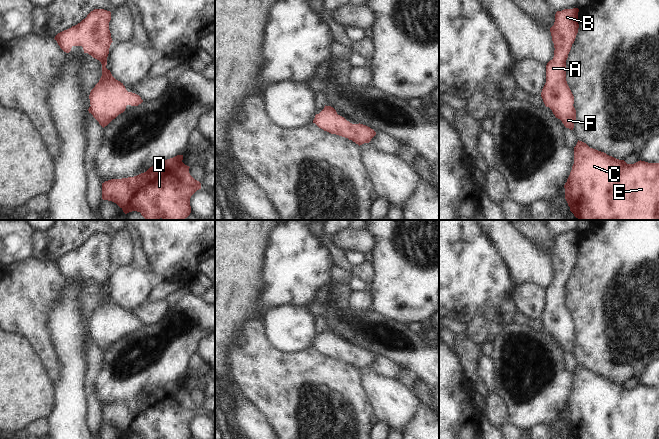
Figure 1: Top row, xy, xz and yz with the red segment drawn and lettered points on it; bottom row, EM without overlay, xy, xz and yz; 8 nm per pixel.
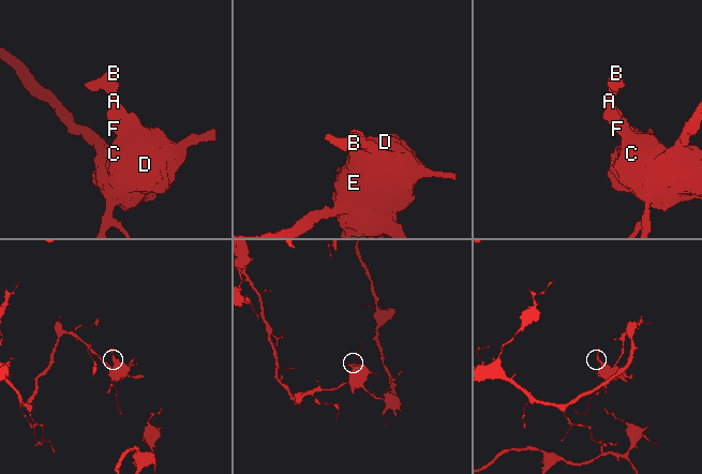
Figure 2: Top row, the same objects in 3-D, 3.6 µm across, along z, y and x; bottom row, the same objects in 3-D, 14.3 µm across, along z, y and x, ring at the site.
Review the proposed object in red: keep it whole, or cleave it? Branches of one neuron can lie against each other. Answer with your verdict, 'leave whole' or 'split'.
leave whole

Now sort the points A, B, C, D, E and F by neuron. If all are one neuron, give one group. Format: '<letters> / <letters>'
A B C D E F

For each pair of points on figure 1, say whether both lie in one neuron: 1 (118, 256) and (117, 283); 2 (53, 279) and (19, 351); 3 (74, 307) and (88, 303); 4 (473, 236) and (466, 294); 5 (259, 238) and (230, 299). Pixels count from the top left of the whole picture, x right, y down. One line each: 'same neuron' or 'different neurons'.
1: different neurons
2: different neurons
3: different neurons
4: same neuron
5: same neuron

